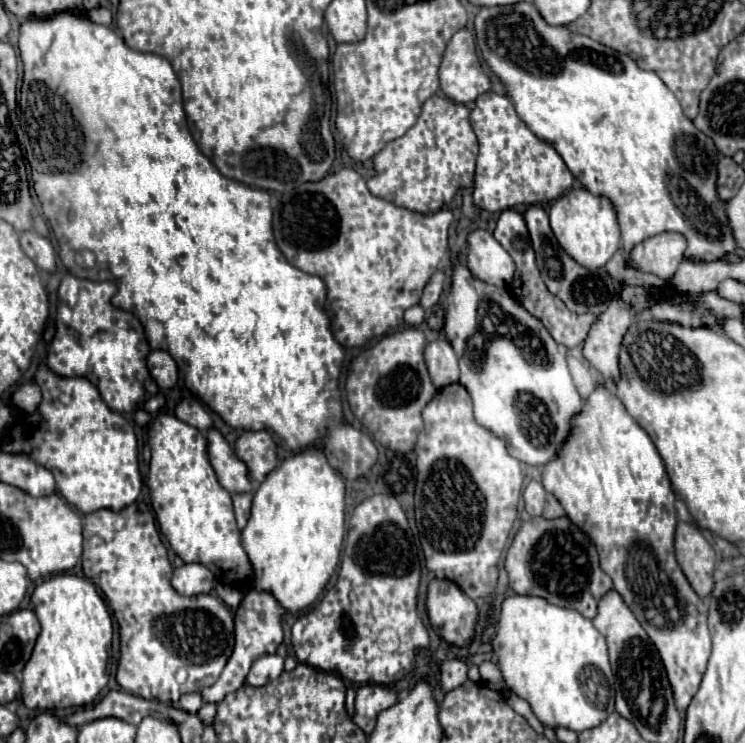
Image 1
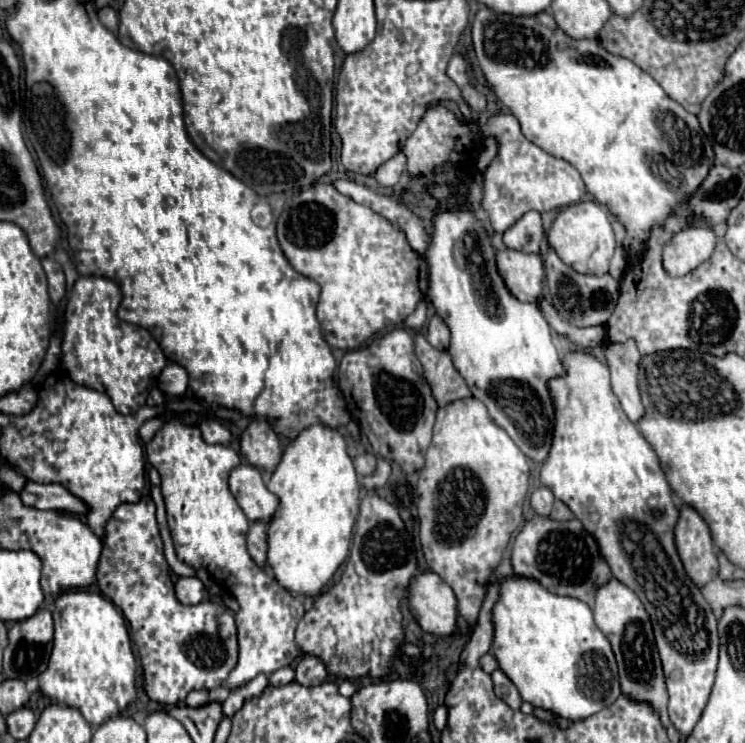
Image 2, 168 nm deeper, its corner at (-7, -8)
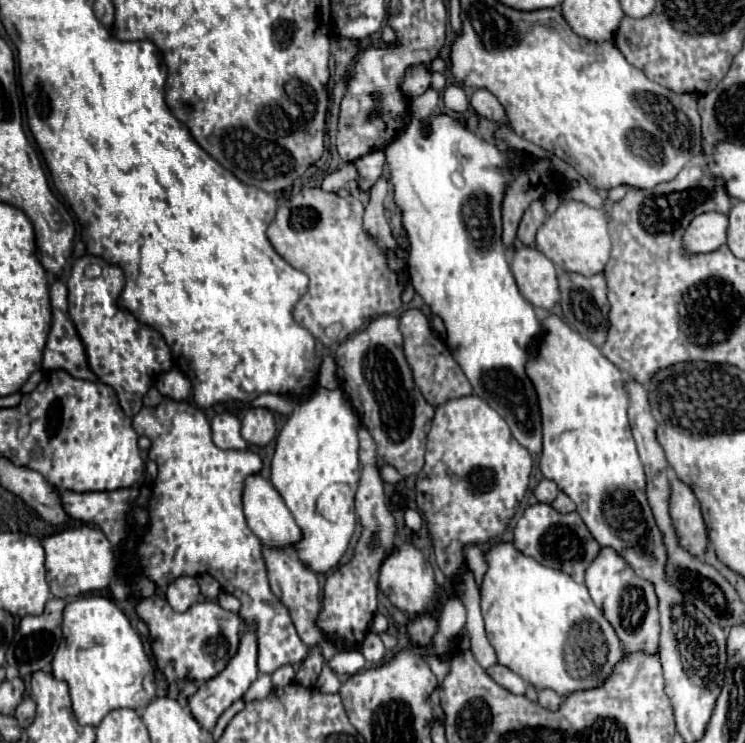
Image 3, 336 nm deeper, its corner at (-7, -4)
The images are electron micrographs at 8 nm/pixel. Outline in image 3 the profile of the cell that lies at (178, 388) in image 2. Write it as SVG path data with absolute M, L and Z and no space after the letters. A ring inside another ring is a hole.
M171 369L171 371L163 373L157 385L161 385L161 389L159 389L161 395L165 395L169 399L175 399L175 401L183 401L191 393L189 379L177 369Z

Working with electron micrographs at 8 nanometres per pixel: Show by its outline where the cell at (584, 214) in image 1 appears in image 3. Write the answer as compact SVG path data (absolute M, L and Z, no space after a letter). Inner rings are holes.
M565 199L559 205L559 209L537 231L535 249L541 251L545 257L549 257L563 271L581 273L585 277L601 273L609 261L611 251L611 239L603 211L589 207L581 201Z

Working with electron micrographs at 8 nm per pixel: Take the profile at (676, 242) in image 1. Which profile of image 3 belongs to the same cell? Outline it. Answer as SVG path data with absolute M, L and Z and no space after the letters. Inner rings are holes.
M703 213L691 221L683 235L685 253L711 253L727 241L729 217L725 213Z

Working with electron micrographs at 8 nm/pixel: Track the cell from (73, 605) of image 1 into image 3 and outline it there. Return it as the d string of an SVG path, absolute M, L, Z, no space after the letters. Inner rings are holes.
M101 595L77 597L63 613L63 641L53 657L53 675L67 681L79 725L97 727L113 709L141 709L155 697L155 669L125 613Z

